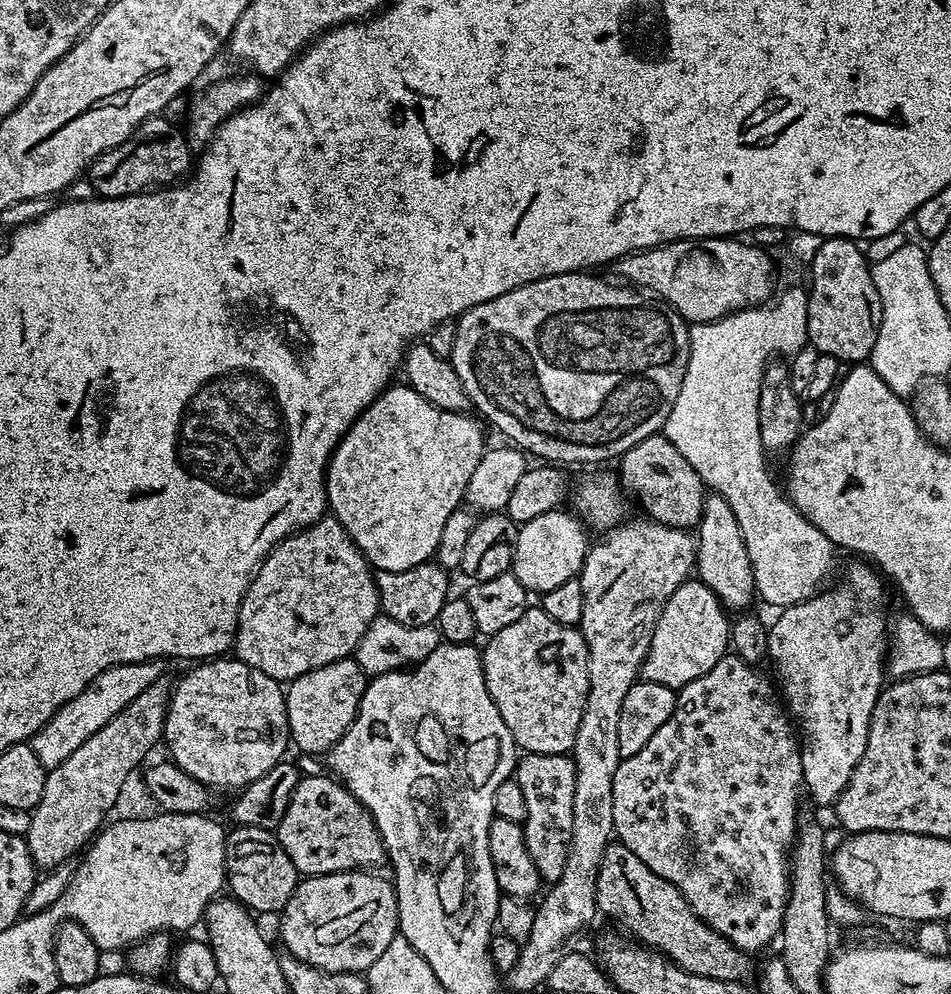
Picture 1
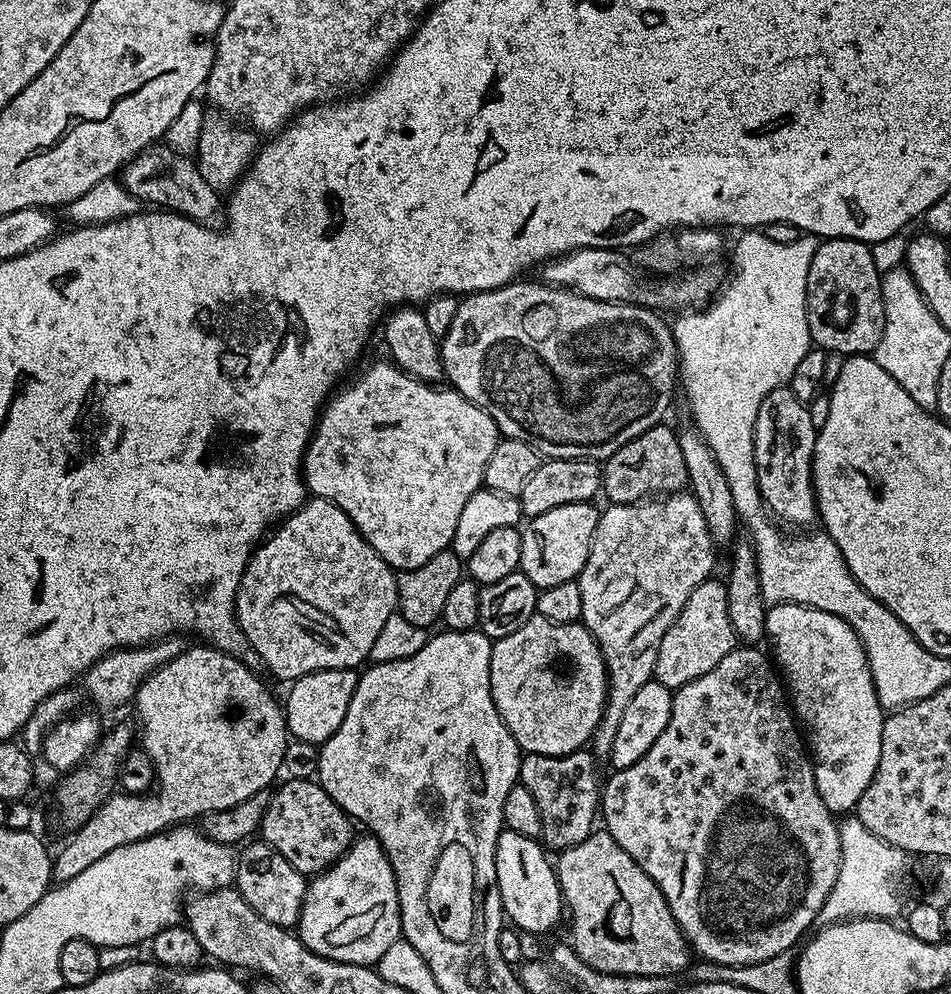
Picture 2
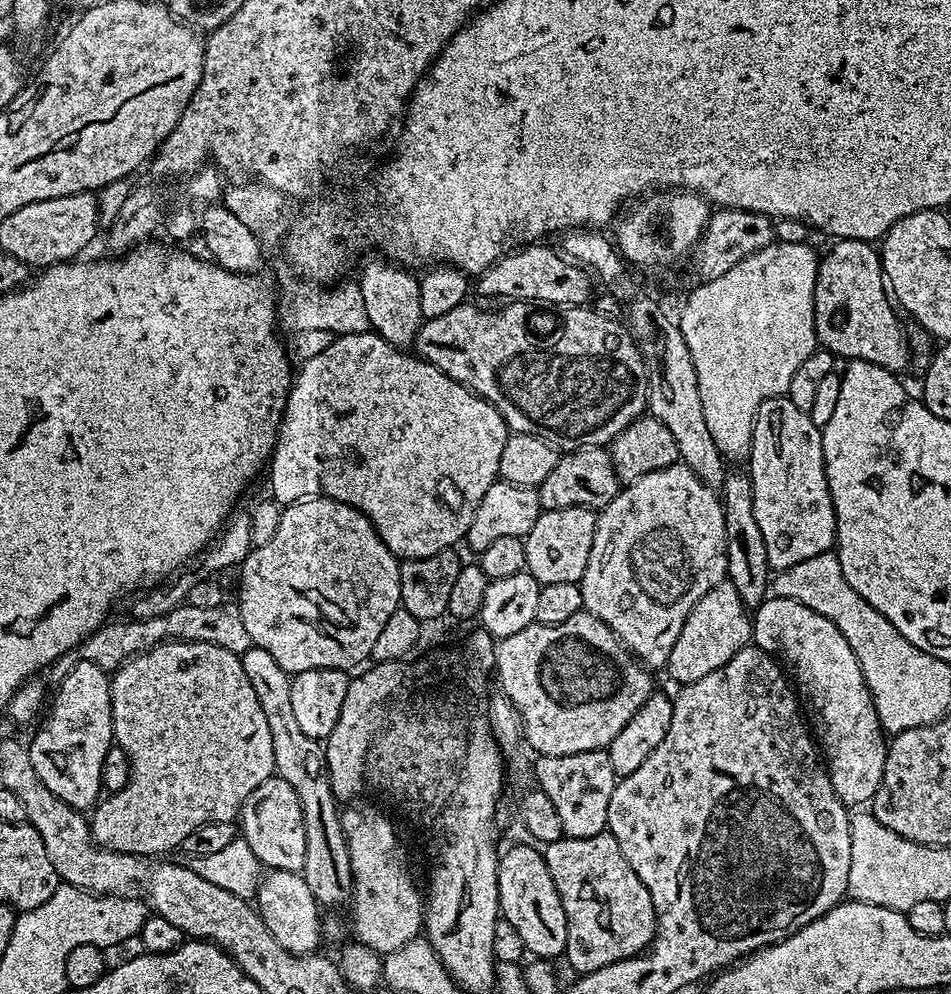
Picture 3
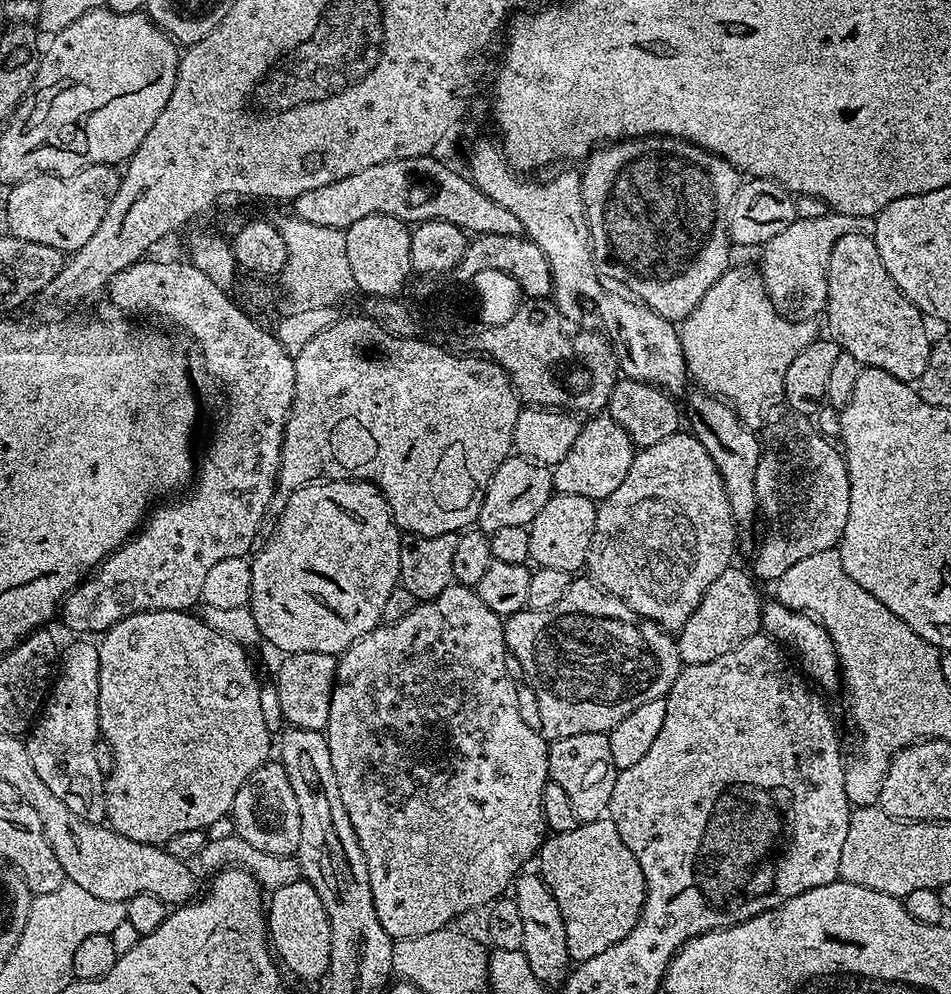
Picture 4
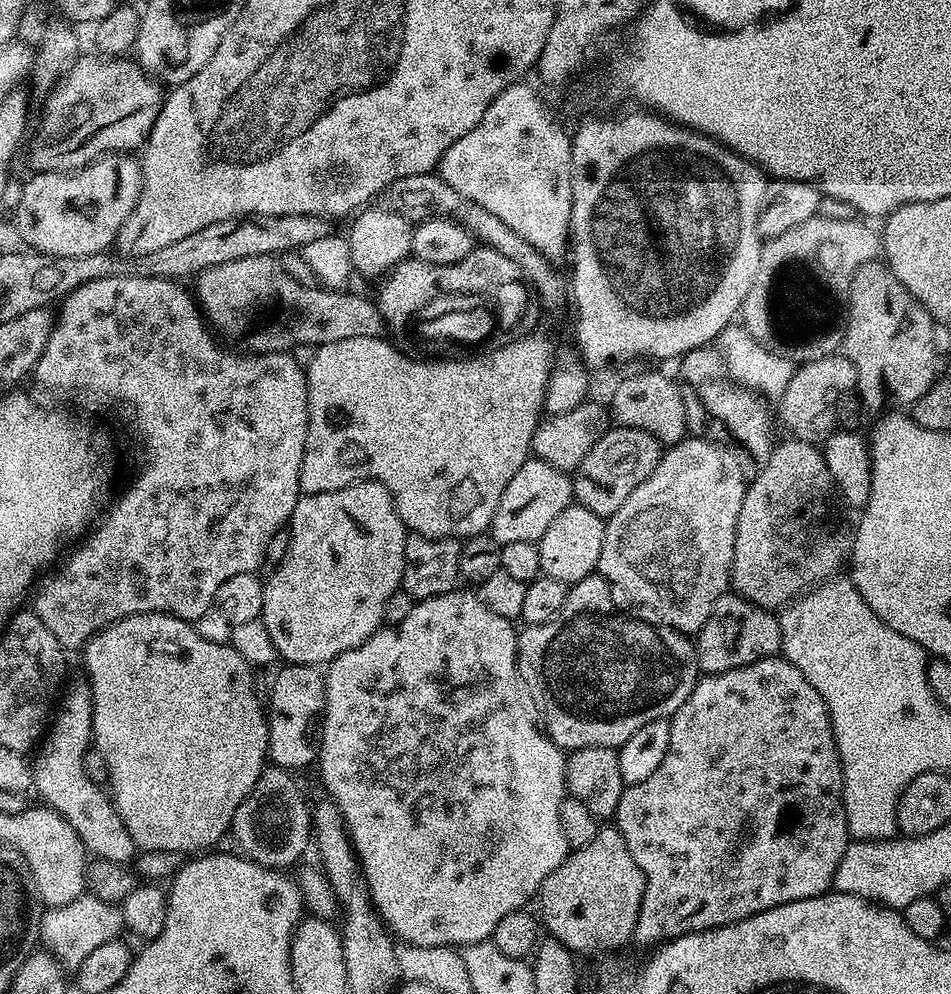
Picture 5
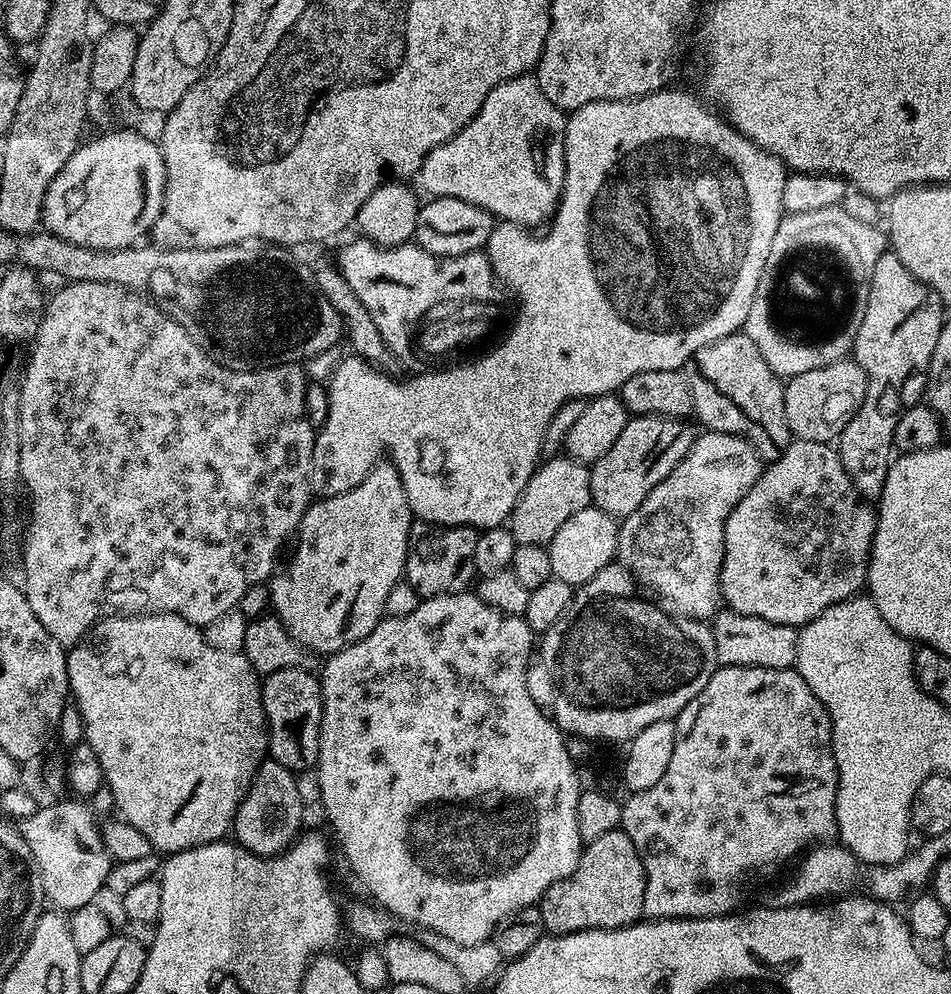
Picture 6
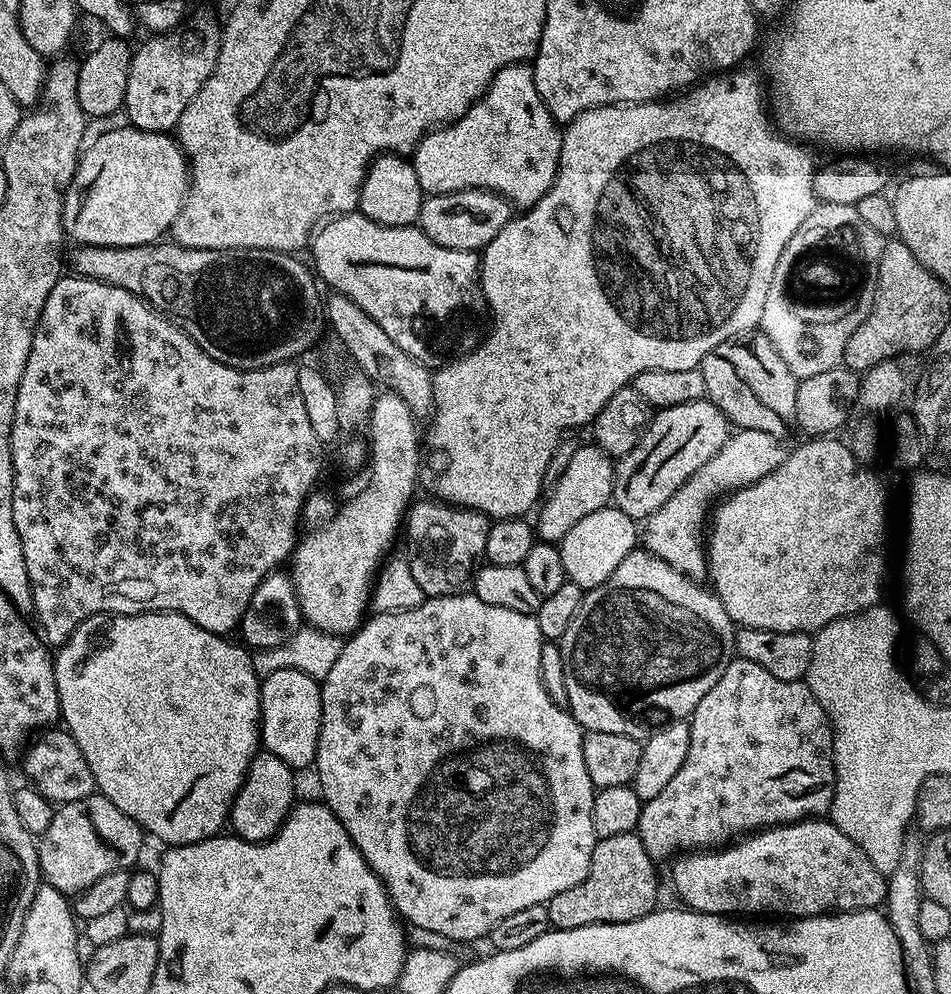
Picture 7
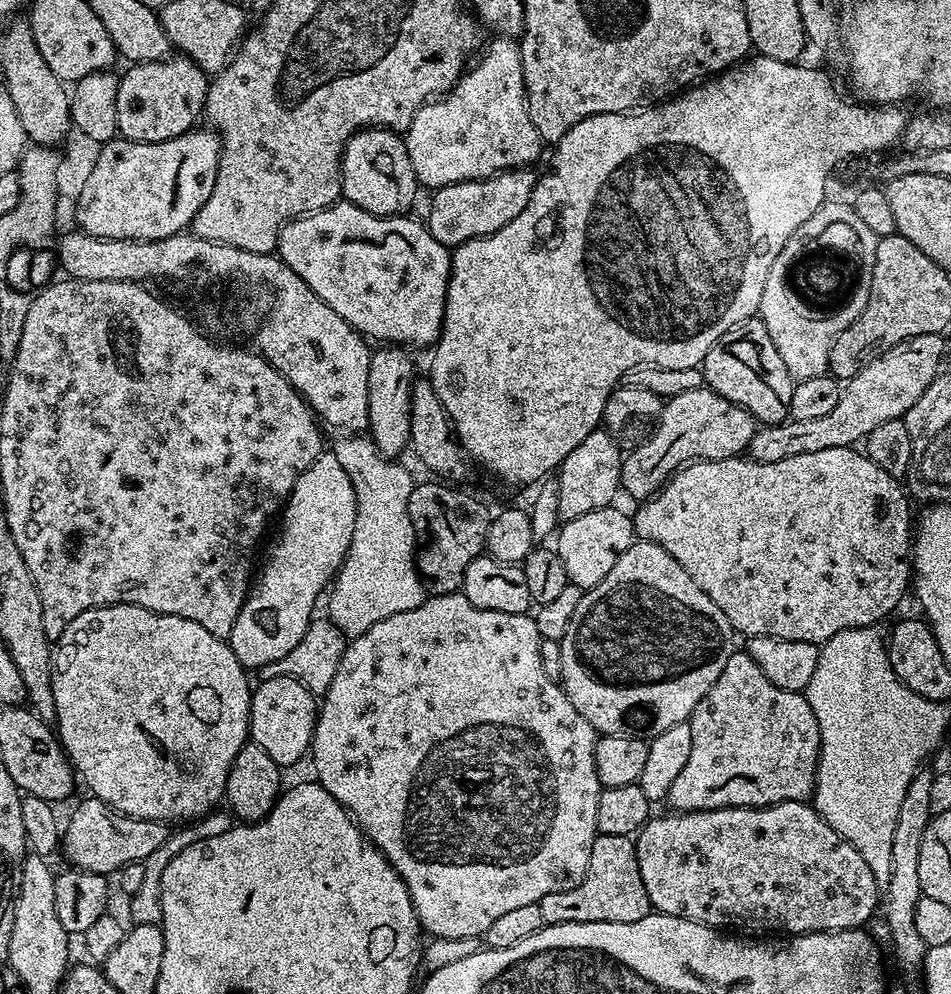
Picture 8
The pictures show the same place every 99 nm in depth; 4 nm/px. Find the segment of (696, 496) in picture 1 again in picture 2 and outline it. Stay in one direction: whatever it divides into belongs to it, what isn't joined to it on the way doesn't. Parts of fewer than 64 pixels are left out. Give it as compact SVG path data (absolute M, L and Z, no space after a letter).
M667 423L656 424L650 430L638 434L638 438L630 438L626 446L614 450L614 454L603 461L602 464L602 492L608 495L607 503L614 504L638 504L648 497L659 498L665 494L671 494L688 488L688 475L686 474L686 462L682 458L682 446L678 446L678 432L674 427L667 428Z

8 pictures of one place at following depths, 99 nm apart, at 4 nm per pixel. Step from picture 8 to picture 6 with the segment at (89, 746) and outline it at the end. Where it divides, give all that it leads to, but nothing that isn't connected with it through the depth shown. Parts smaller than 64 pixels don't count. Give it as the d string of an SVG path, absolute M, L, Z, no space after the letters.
M153 612L142 616L105 616L88 631L80 643L71 645L68 652L68 687L74 707L80 712L84 723L83 739L93 748L101 764L103 783L107 791L112 791L112 800L120 807L119 815L137 827L157 853L171 854L203 844L215 844L227 837L224 835L229 835L238 806L252 785L258 766L269 755L262 680L242 651L230 653L210 646L197 625L169 612Z

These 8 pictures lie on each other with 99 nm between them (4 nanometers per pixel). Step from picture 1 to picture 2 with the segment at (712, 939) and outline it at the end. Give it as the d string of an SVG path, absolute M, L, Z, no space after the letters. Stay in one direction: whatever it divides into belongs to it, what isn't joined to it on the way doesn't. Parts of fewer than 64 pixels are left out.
M607 830L593 831L580 844L563 849L555 857L554 867L556 881L560 883L563 903L566 912L572 915L572 937L570 943L577 954L577 958L594 970L604 971L614 975L646 975L679 977L687 973L689 965L693 963L694 953L688 946L687 938L682 934L676 919L670 914L670 906L658 890L658 886L614 842L614 838Z

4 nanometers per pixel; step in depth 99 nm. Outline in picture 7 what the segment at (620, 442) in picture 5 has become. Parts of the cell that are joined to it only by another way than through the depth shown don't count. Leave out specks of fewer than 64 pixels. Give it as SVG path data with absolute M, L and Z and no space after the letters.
M705 398L693 404L661 408L649 419L636 445L615 461L612 469L612 504L631 520L647 520L658 506L665 504L706 462L730 435L730 421L724 412Z

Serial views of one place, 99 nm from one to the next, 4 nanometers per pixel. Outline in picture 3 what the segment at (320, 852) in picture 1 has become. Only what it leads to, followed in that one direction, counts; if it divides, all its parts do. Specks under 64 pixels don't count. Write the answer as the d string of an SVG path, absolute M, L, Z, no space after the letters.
M273 774L246 798L238 817L239 835L254 850L261 865L268 870L303 873L304 870L304 815L298 794L290 782Z

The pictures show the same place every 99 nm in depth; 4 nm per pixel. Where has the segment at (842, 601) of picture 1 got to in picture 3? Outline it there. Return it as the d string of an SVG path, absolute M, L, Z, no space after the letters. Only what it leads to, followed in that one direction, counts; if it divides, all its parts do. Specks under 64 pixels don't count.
M773 595L763 600L754 610L751 643L763 652L769 652L771 656L778 657L779 663L785 669L791 672L792 668L794 691L806 713L807 723L822 749L828 777L834 786L834 794L846 806L867 805L874 798L882 782L882 770L886 766L888 744L886 733L880 727L880 719L870 690L866 686L866 678L862 674L858 658L854 650L850 650L850 642L842 638L842 630L838 630L838 626L834 626L830 618L809 608L798 606L795 600Z

